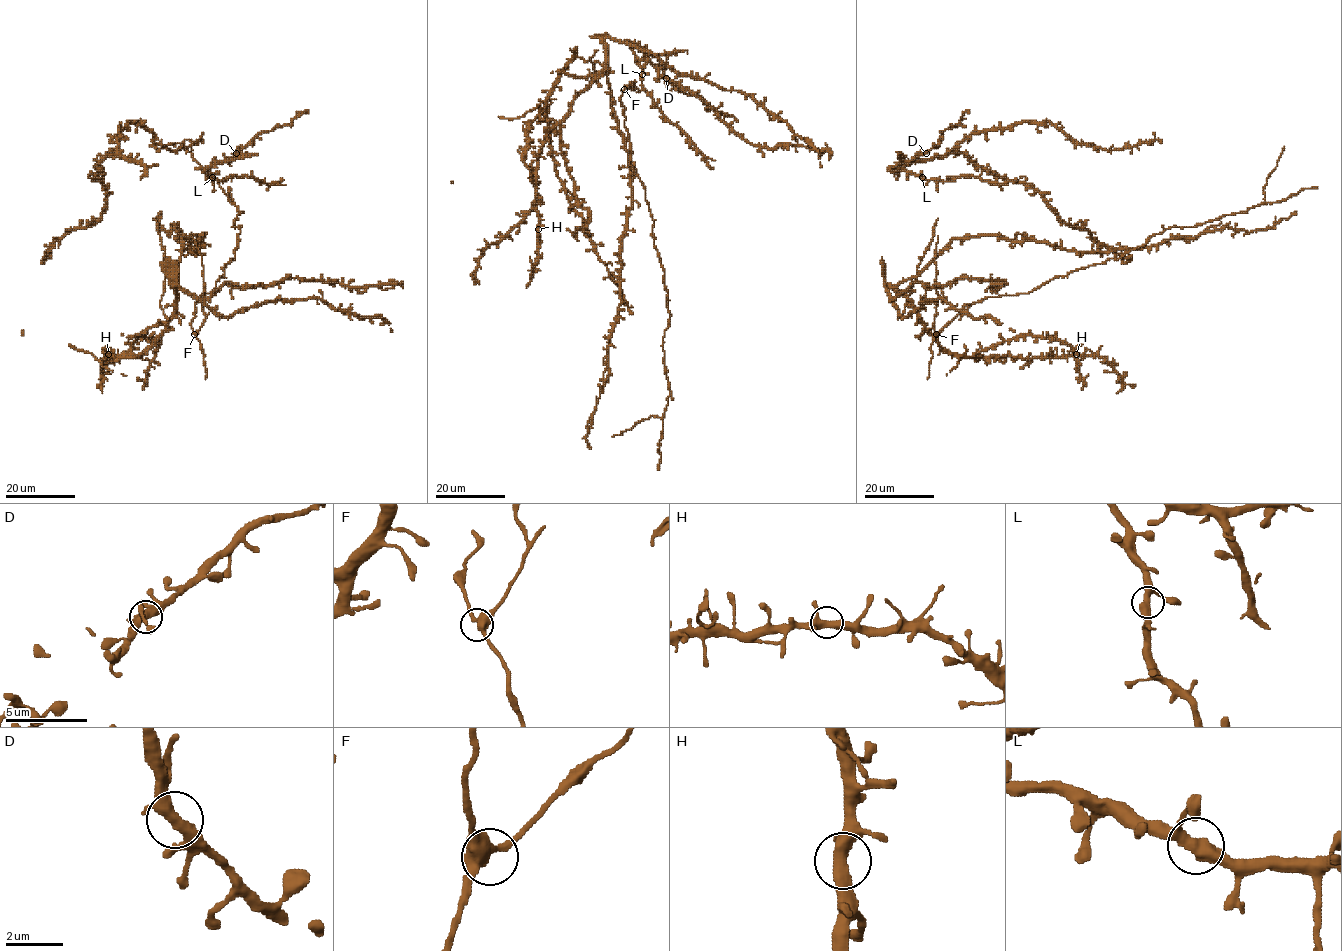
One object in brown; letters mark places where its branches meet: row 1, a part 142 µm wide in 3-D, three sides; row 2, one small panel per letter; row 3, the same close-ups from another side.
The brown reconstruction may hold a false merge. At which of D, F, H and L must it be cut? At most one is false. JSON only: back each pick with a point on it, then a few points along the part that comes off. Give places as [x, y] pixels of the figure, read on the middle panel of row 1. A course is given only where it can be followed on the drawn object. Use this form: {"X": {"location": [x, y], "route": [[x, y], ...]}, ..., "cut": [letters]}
{"cut": []}

